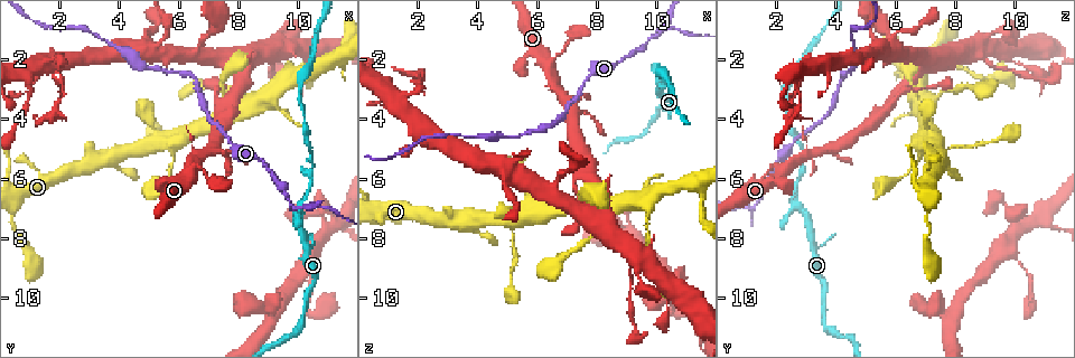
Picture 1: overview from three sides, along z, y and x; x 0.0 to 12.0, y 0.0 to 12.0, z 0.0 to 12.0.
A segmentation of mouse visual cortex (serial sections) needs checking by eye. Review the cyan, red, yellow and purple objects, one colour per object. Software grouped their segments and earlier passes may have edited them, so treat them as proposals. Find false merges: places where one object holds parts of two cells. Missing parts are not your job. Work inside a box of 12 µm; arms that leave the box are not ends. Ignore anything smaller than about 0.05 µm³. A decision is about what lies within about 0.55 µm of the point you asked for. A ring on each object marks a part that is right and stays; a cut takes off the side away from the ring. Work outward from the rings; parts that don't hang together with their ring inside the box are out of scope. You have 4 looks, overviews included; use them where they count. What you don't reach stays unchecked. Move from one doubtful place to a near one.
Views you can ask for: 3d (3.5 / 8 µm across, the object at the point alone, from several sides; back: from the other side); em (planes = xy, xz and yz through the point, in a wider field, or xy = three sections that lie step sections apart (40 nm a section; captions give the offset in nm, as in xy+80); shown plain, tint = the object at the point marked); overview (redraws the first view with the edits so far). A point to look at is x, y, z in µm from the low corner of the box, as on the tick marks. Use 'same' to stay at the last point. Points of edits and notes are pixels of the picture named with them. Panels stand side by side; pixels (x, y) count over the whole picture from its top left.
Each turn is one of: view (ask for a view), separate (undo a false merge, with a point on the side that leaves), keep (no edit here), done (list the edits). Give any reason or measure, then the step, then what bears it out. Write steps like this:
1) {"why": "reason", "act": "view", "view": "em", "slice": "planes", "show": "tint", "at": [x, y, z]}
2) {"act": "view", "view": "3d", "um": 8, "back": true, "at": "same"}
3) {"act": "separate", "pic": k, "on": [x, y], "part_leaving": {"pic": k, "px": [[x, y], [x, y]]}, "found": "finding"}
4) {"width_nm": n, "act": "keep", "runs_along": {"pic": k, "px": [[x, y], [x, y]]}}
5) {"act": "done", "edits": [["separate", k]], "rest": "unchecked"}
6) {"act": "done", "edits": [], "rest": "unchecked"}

{"why": "branch point", "act": "view", "view": "3d", "um": 8, "at": [6.3, 5.8, 2.1]}

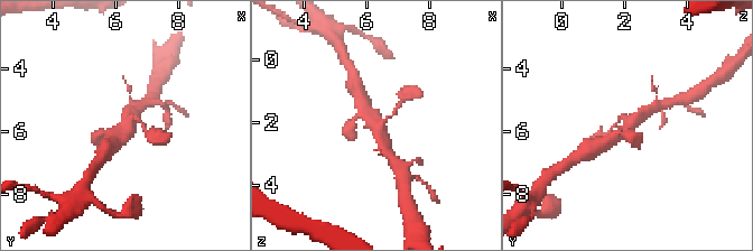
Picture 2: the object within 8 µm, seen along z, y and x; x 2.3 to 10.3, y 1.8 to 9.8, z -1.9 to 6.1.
{"act": "view", "view": "3d", "um": 3.5, "at": [6.4, 5.8, 2.2]}

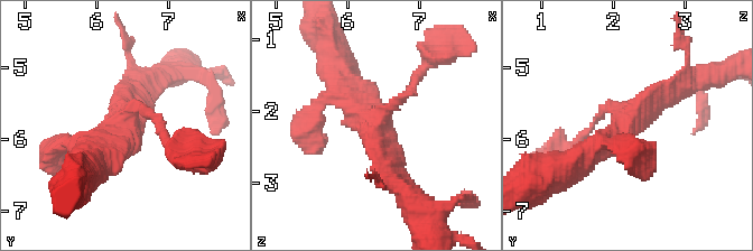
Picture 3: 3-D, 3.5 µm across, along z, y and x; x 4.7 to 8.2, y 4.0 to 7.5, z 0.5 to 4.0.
{"arms": 3, "arm_widths_nm": [100, 250, 400], "why": "now the EM", "act": "view", "view": "em", "slice": "xy", "step": 3, "show": "tint", "at": [6.40, 5.80, 2.20]}

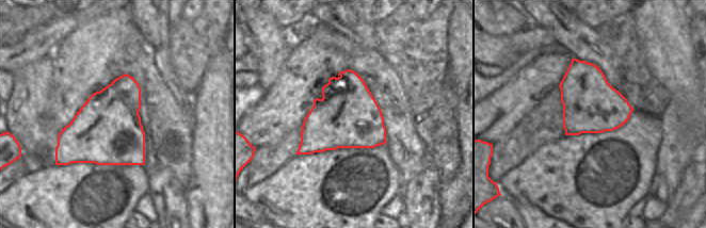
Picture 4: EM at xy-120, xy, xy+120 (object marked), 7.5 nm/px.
{"width_nm": 480, "act": "keep", "runs_along": {"pic": 3, "px": [[574, 161], [680, 86]]}, "found": "one cell here"}

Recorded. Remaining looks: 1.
{"act": "view", "view": "3d", "um": 3.5, "at": [10.5, 5.4, 2.9]}

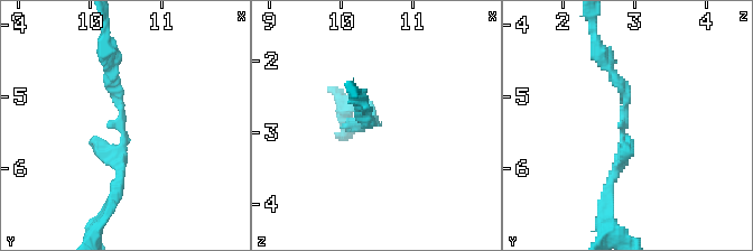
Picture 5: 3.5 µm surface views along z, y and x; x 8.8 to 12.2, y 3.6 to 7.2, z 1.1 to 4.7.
{"act": "keep", "runs_along": {"pic": 5, "px": [[114, 197], [124, 129], [107, 59]]}, "found": "all the same cell"}

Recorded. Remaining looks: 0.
{"act": "done", "edits": [], "rest": "unchecked"}

